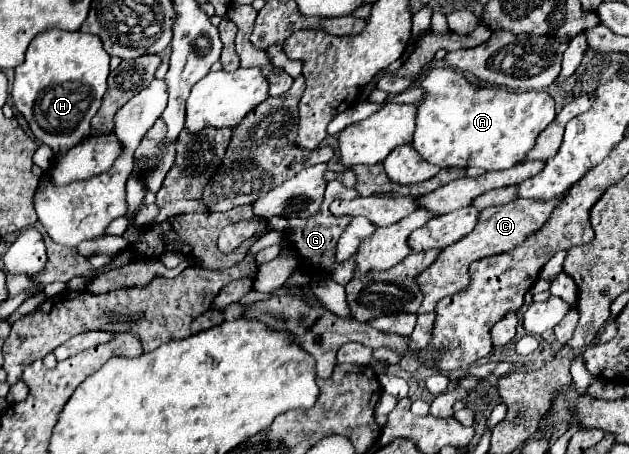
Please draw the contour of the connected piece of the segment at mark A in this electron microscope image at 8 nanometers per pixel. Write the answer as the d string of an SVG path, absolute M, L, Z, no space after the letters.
M436 67L420 81L428 97L418 103L414 149L438 167L480 167L484 171L510 169L526 159L534 141L554 117L554 99L548 91L508 91L506 87L474 89L462 73Z

